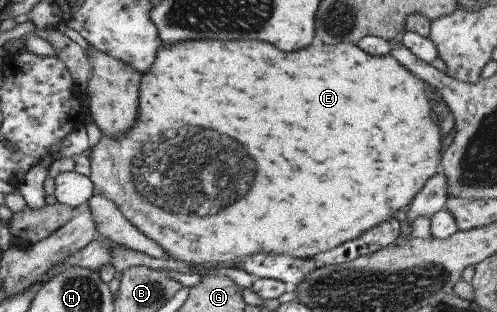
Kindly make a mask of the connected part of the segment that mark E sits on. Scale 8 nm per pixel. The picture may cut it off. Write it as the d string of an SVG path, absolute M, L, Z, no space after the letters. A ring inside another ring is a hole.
M197 40L169 47L162 44L162 50L158 53L152 72L143 76L140 87L140 119L137 120L135 128L129 130L125 136L113 138L101 134L99 144L93 150L91 180L95 182L96 194L101 194L117 204L123 216L139 232L179 261L201 264L223 262L227 258L243 260L247 256L256 256L263 252L309 259L315 254L329 252L345 242L357 240L369 230L395 219L399 210L405 206L410 207L413 200L423 191L425 184L439 171L442 156L441 141L444 137L441 134L440 118L434 111L433 100L430 99L430 90L420 77L410 72L393 56L370 56L355 44L337 44L337 46L313 44L301 52L285 54L279 48L273 48L273 44L259 40L241 40L241 42ZM241 190L249 190L249 192L241 196Z

